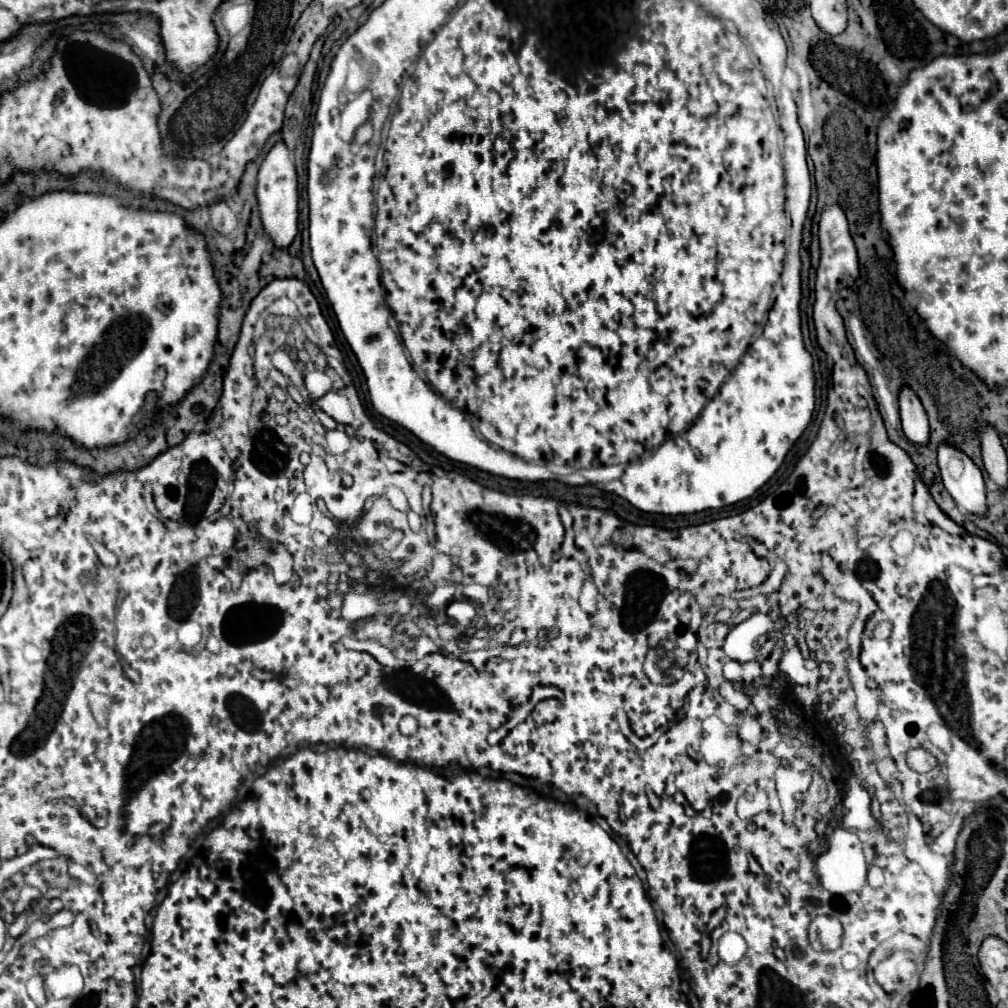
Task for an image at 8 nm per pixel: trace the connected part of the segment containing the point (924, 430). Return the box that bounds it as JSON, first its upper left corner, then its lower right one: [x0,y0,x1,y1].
[899,388,929,444]

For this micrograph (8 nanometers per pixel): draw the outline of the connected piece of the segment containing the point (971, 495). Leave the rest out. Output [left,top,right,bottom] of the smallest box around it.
[937,444,985,514]

